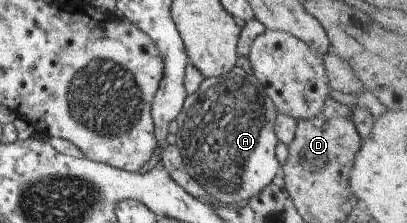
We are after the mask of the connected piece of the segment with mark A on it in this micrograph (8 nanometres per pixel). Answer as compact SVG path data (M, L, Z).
M255 19L247 20L240 30L238 42L235 46L237 65L227 73L217 77L205 78L199 87L187 95L183 100L181 111L176 115L178 130L175 135L175 145L183 158L182 168L219 203L227 205L240 205L258 194L265 186L271 183L275 173L281 170L281 165L275 158L275 145L277 145L274 132L275 106L271 103L264 87L246 67L246 58L250 52L251 42L257 34L264 30L263 25Z

